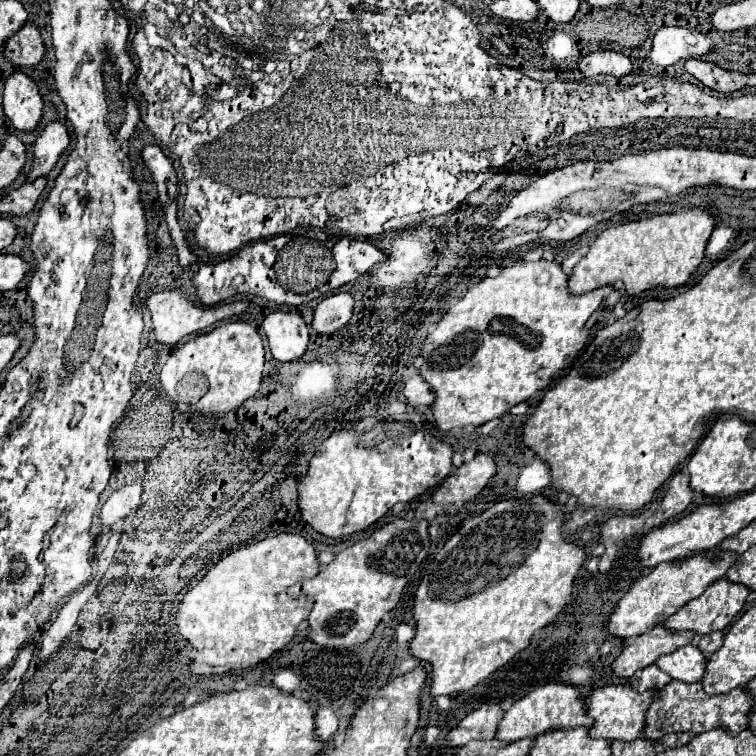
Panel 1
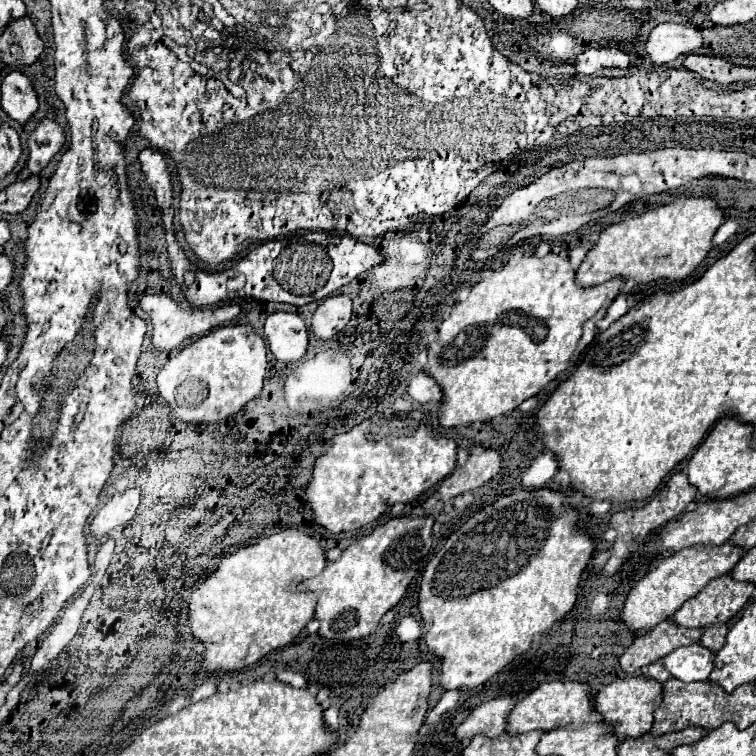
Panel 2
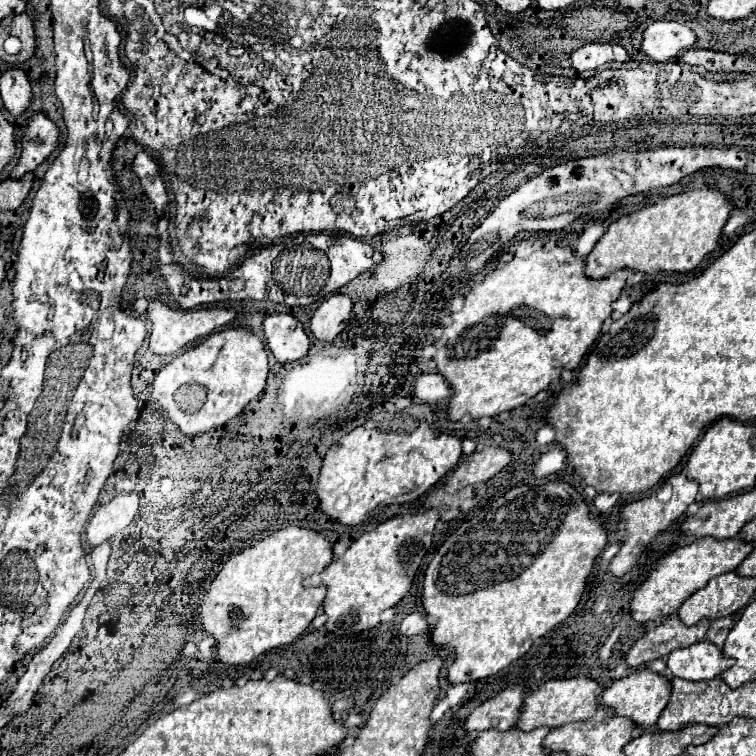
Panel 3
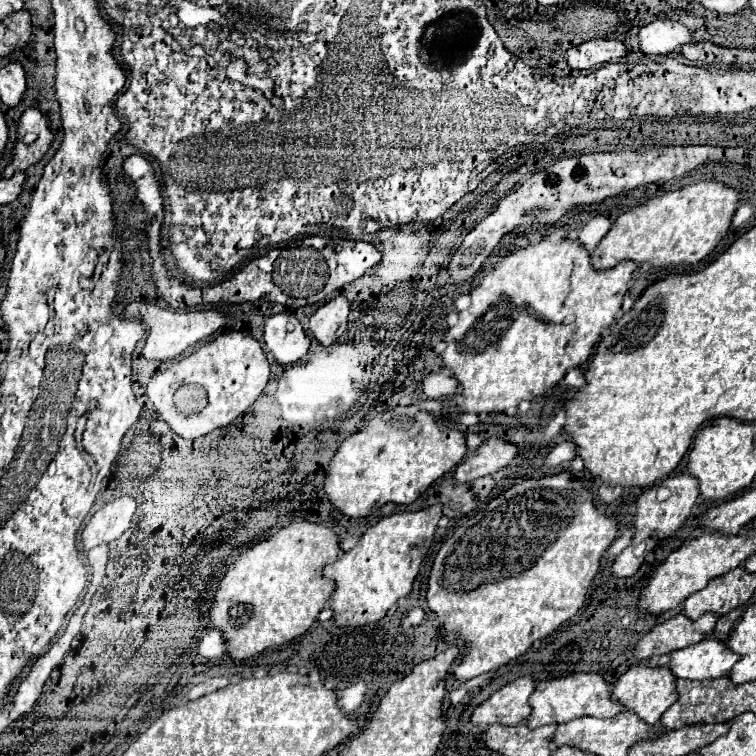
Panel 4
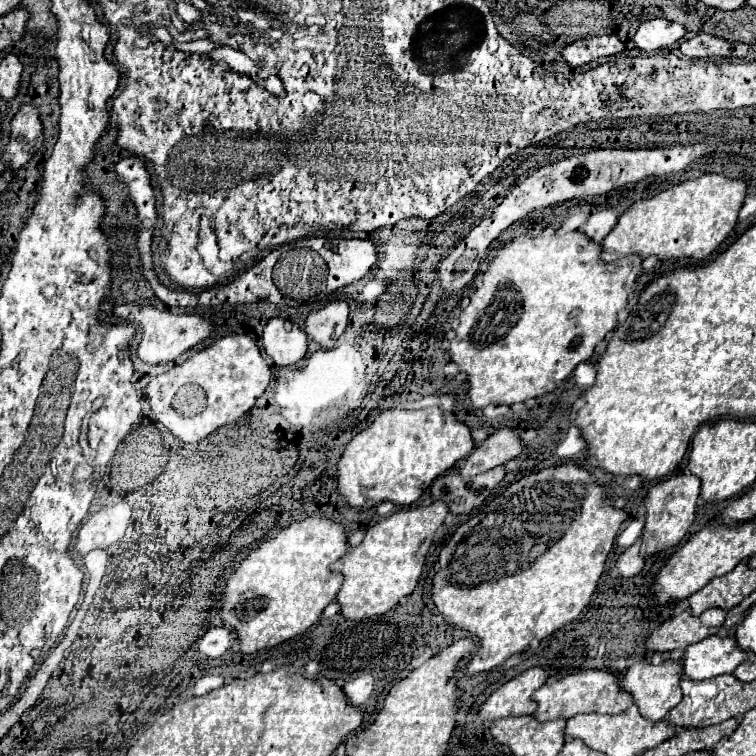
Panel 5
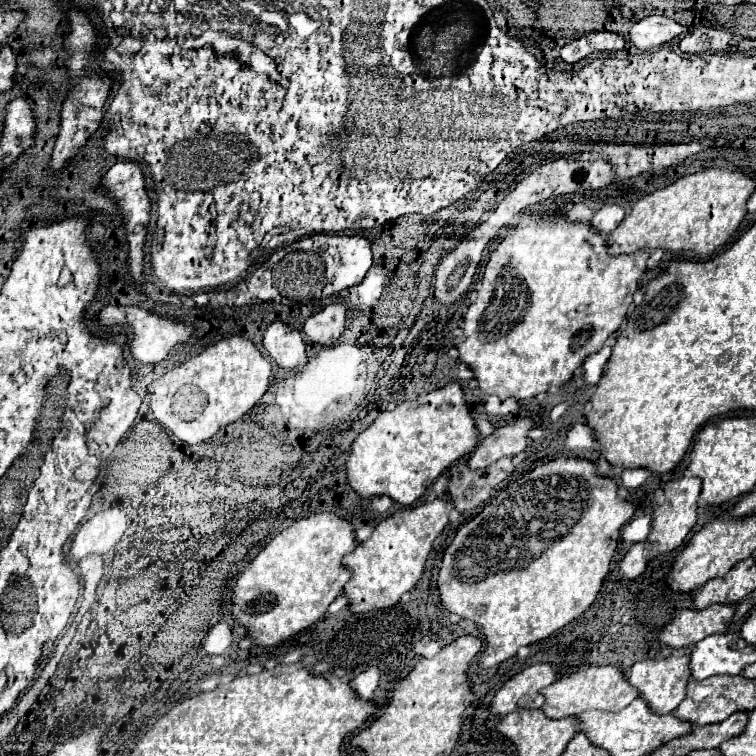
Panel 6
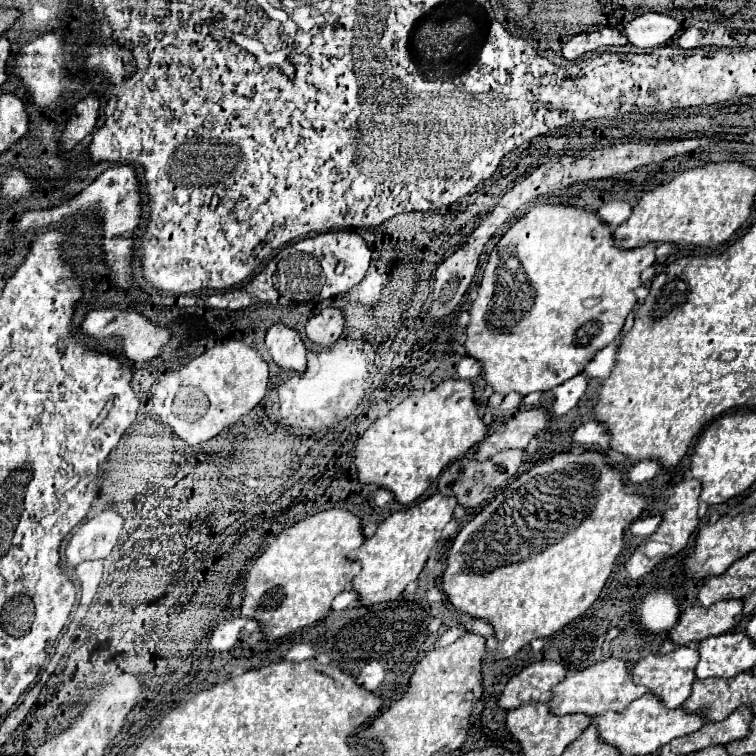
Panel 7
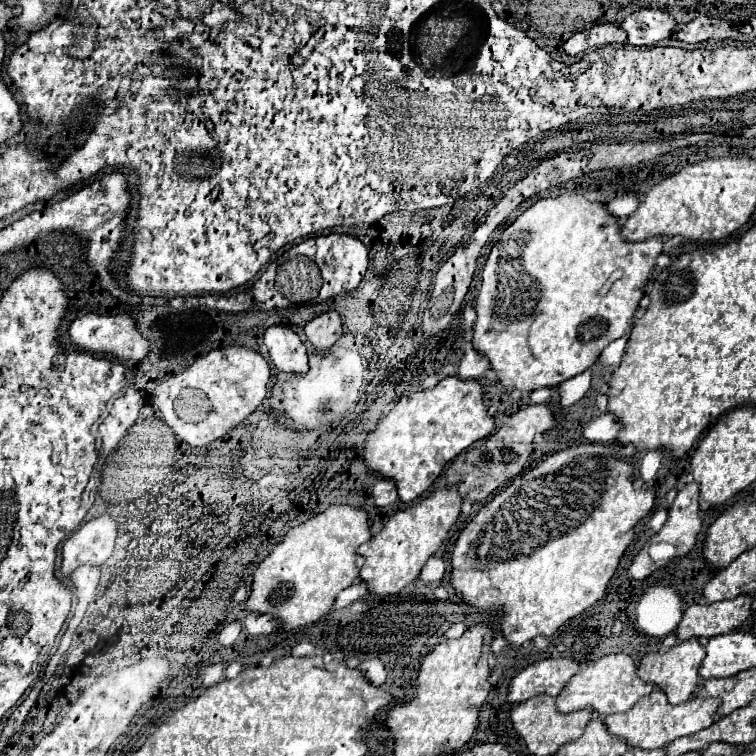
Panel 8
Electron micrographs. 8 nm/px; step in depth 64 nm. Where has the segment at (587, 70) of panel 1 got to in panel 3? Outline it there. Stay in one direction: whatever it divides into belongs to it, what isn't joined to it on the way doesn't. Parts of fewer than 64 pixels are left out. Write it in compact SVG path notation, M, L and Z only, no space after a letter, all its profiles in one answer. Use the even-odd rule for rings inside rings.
M590 42L590 44L584 44L582 48L574 50L570 60L572 60L572 68L576 68L578 72L584 72L584 70L596 70L612 60L628 62L630 58L628 58L628 52L620 44Z

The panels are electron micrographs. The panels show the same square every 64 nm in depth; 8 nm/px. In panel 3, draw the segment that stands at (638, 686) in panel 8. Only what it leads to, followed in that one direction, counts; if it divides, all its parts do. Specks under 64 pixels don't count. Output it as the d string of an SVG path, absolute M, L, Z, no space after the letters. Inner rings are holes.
M586 676L566 678L566 680L548 680L544 686L540 686L540 690L526 696L524 714L518 720L518 728L528 732L540 726L556 728L556 726L580 722L580 720L608 720L614 716L614 710L602 704L602 692L604 692L604 686Z

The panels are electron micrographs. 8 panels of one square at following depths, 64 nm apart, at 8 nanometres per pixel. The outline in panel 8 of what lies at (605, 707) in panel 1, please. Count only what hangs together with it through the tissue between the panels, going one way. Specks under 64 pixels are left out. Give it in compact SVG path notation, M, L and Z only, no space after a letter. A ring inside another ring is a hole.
M694 636L690 640L684 640L684 642L678 642L676 646L672 646L670 650L666 652L650 652L642 658L642 662L638 664L638 676L644 680L644 682L652 682L652 684L658 684L666 694L668 694L668 700L670 704L680 704L684 700L688 700L694 692L696 692L696 686L700 682L700 676L698 676L698 670L700 670L700 664L706 656L706 650L704 646L700 644L700 640Z

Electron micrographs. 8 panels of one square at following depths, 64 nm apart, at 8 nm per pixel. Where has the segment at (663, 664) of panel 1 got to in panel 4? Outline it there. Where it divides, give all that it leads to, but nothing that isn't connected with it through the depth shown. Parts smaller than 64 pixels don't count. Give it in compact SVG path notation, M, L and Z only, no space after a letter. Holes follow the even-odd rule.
M704 638L704 642L674 652L670 666L676 678L710 680L724 674L728 676L736 660L740 660L740 656L732 652L724 640Z

